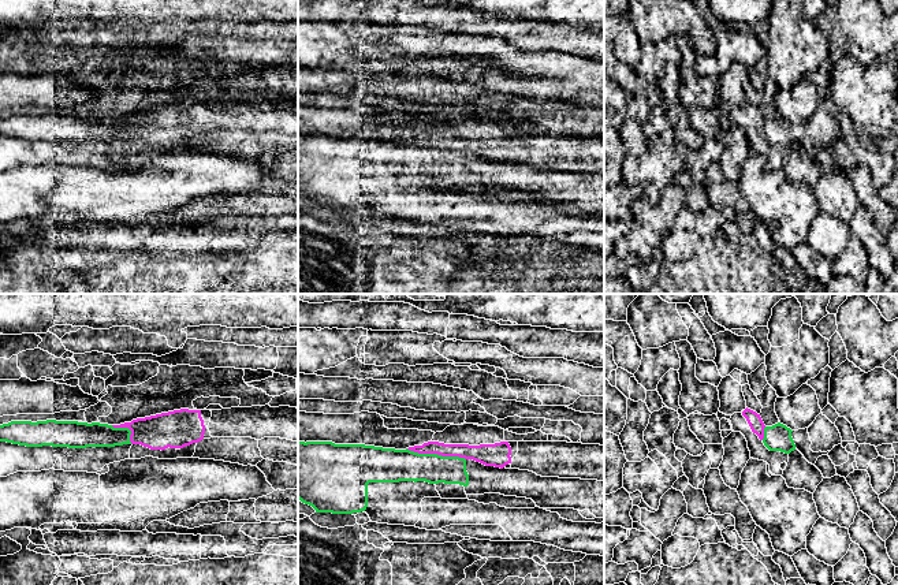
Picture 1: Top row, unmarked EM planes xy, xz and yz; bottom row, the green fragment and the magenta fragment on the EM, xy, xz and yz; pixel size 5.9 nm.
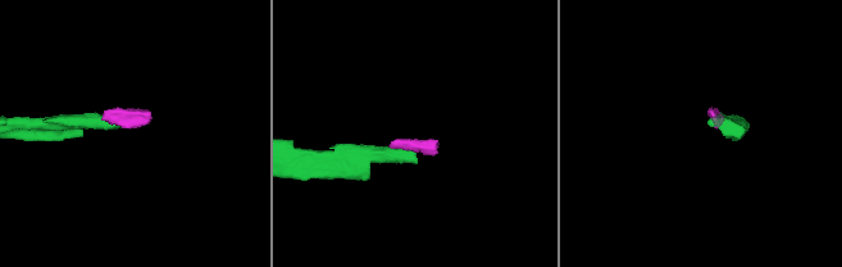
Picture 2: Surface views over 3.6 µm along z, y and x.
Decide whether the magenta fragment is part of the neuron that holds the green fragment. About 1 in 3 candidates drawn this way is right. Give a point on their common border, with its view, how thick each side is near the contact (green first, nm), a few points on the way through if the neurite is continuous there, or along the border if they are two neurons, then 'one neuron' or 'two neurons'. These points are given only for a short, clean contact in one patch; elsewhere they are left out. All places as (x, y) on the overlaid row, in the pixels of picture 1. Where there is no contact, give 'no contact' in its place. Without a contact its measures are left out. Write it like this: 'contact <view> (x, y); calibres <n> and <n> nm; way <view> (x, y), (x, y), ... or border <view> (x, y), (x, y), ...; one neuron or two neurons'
contact xz (436, 454); calibres 190 and 100 nm; border xz (406, 449), (414, 453), (458, 455), (465, 459); two neurons

